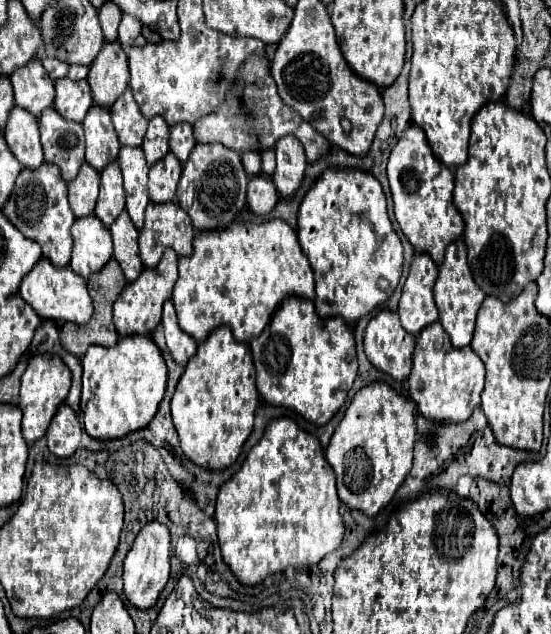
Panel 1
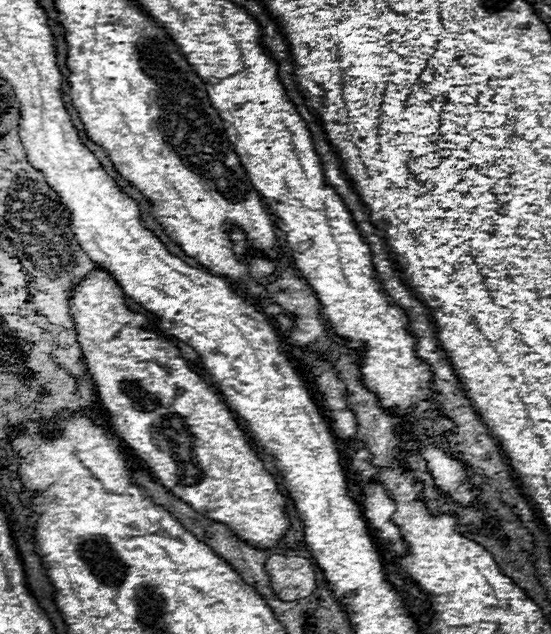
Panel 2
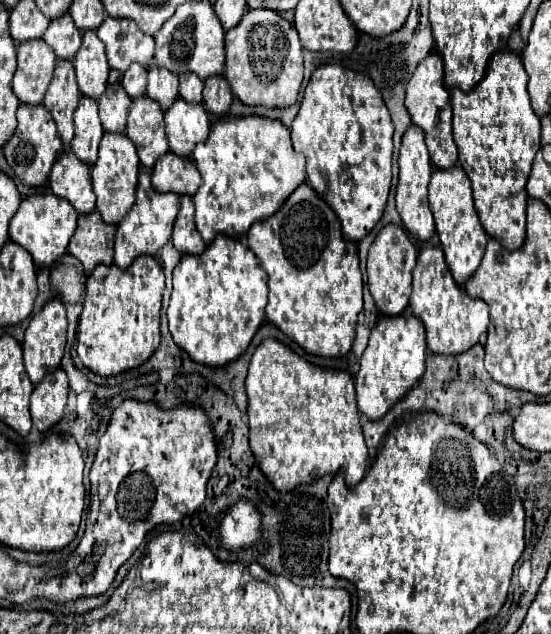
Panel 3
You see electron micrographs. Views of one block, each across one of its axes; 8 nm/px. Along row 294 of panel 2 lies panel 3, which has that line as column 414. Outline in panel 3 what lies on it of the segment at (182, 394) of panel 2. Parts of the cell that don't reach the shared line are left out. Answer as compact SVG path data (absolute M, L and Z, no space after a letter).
M430 54L426 60L422 60L406 84L406 100L404 100L412 124L424 130L426 146L430 150L432 164L436 168L448 170L458 162L458 150L452 140L452 106L450 106L450 94L444 86L444 62L438 54Z

